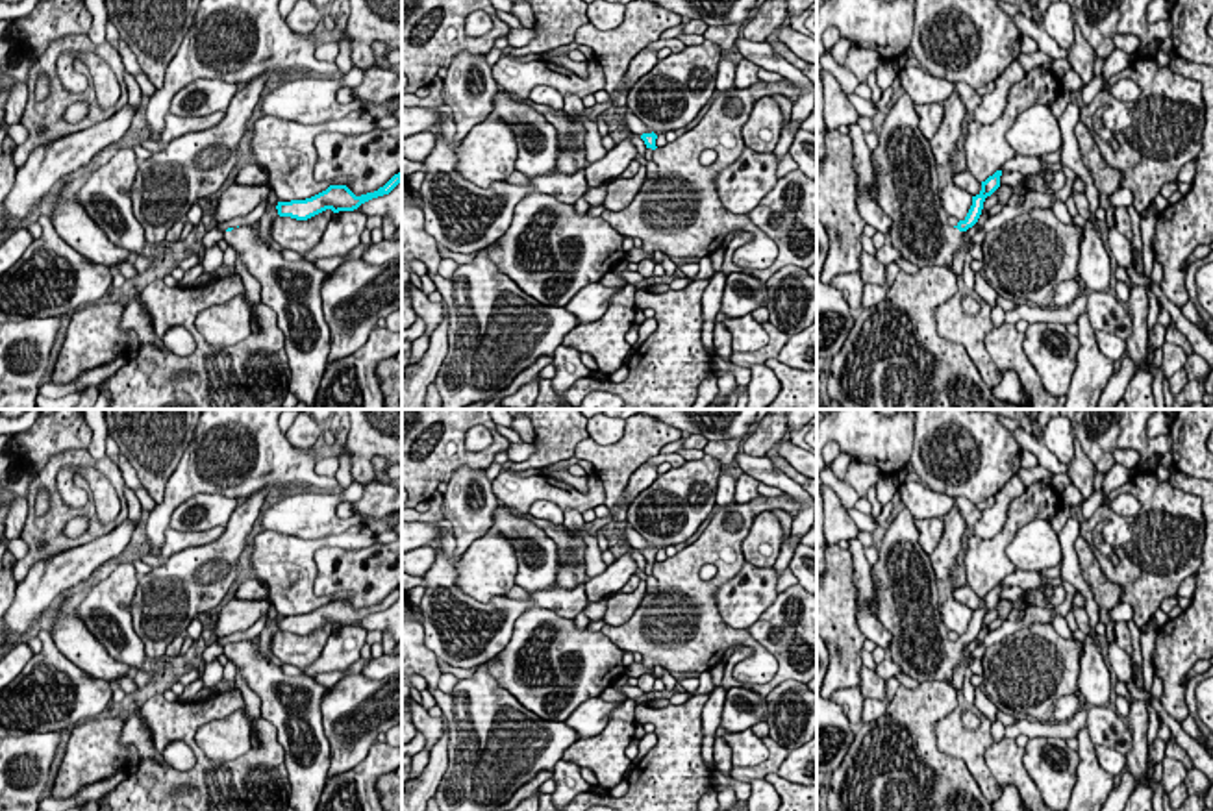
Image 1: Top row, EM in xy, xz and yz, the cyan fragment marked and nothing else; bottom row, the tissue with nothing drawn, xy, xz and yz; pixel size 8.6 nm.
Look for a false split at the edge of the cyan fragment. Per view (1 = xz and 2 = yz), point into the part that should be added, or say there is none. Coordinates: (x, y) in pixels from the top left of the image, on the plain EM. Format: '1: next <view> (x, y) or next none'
1: next xz (671, 510)
2: next yz (906, 589)

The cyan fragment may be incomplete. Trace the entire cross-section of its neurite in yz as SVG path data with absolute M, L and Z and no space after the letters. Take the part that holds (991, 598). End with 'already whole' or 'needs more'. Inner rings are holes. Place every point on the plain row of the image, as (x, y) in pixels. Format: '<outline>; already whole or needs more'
M907 507L889 524L870 576L876 618L891 633L893 663L919 683L952 683L965 646L978 637L985 613L1000 602L1002 585L982 596L967 631L950 641L939 611L935 572Z; needs more

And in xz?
M717 457L685 461L657 476L628 505L626 522L652 546L643 548L646 563L656 554L687 541L717 505L717 485L722 465Z; needs more

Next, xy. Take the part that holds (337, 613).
M398 587L378 605L361 611L356 611L346 600L330 600L326 605L306 615L278 617L276 624L280 631L296 635L307 635L326 624L331 624L333 628L354 626L372 613L389 609L400 596L402 589Z; already whole

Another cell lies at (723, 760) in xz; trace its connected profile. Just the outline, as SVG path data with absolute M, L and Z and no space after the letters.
M715 739L713 763L715 763L715 770L733 774L732 748L724 739Z

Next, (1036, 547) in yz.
M1033 518L1022 526L1007 544L1006 555L1017 570L1026 572L1052 568L1063 561L1059 535L1044 518Z

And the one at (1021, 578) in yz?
M1015 570L1013 574L1006 576L1000 585L1017 585L1020 587L1024 593L1032 591L1032 589L1039 589L1043 583L1043 576L1039 570L1035 572L1026 572L1026 570Z

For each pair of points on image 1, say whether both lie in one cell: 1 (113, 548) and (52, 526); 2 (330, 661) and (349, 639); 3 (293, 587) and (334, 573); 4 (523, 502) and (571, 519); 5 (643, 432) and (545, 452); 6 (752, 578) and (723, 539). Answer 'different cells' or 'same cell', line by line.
1: different cells
2: same cell
3: different cells
4: different cells
5: same cell
6: different cells

